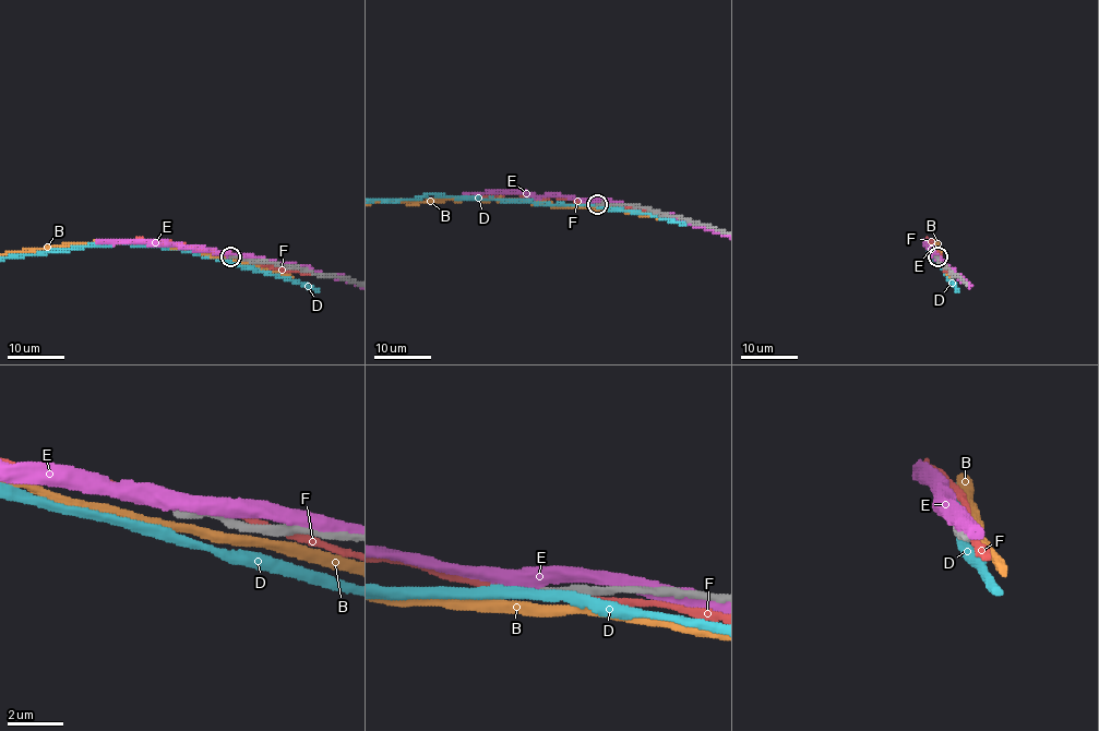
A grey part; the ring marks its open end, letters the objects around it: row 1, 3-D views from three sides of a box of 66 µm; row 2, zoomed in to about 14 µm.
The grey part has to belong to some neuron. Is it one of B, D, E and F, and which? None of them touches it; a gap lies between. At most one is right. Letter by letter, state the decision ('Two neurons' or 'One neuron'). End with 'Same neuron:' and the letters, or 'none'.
B: Two neurons
D: Two neurons
E: Two neurons
F: Two neurons
Same neuron: none

